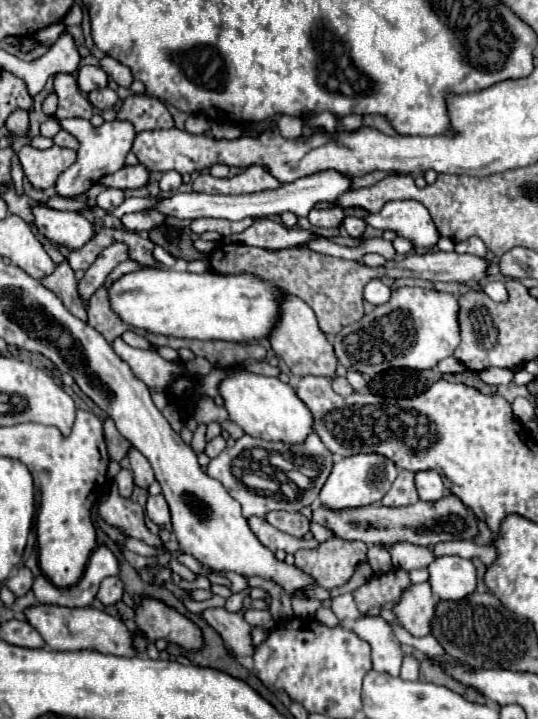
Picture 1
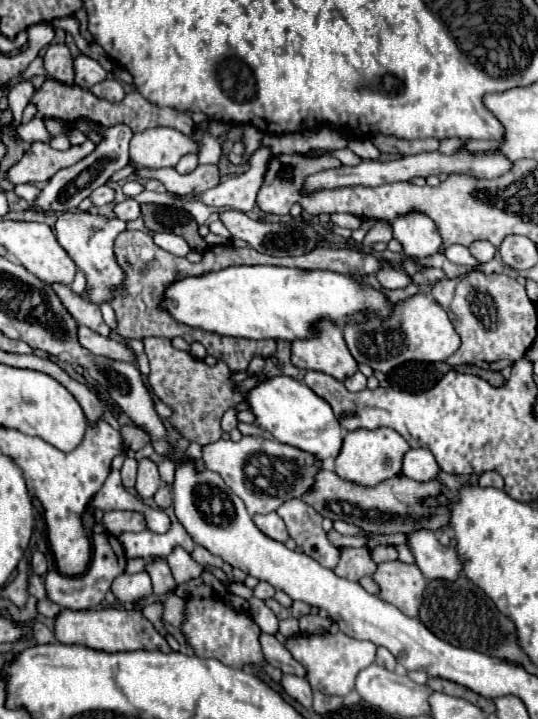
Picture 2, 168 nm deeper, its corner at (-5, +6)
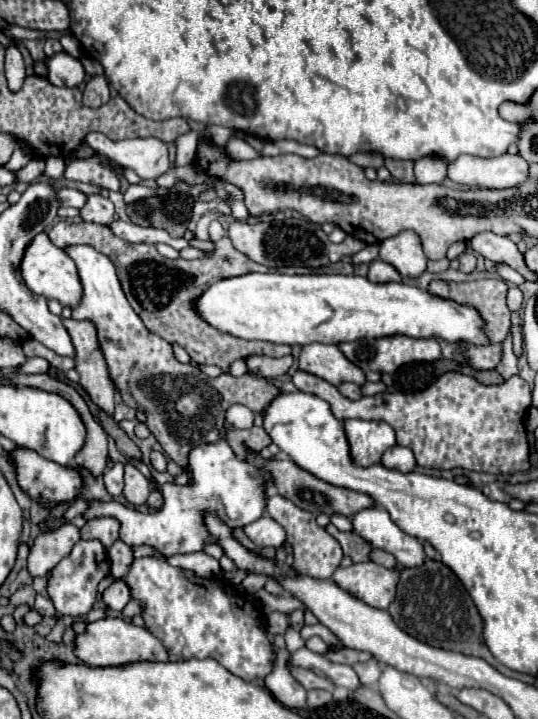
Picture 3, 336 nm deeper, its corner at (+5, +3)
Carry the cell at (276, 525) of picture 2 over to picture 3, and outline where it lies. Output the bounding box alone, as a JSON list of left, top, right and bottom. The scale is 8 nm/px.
[243,514,285,548]

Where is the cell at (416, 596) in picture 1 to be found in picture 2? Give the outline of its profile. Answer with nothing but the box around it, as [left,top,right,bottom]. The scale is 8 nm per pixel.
[373,561,427,617]

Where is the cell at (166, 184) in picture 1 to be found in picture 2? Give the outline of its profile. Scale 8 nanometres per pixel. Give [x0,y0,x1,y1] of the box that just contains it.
[177,153,199,173]

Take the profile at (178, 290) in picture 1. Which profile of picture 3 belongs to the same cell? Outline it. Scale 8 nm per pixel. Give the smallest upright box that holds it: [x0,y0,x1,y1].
[193,274,485,344]

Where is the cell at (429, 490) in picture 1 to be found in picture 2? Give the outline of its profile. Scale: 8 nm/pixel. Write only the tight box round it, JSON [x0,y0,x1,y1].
[401,449,439,481]

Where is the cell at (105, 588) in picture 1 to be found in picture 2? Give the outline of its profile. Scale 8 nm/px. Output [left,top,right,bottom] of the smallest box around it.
[111,571,153,603]

